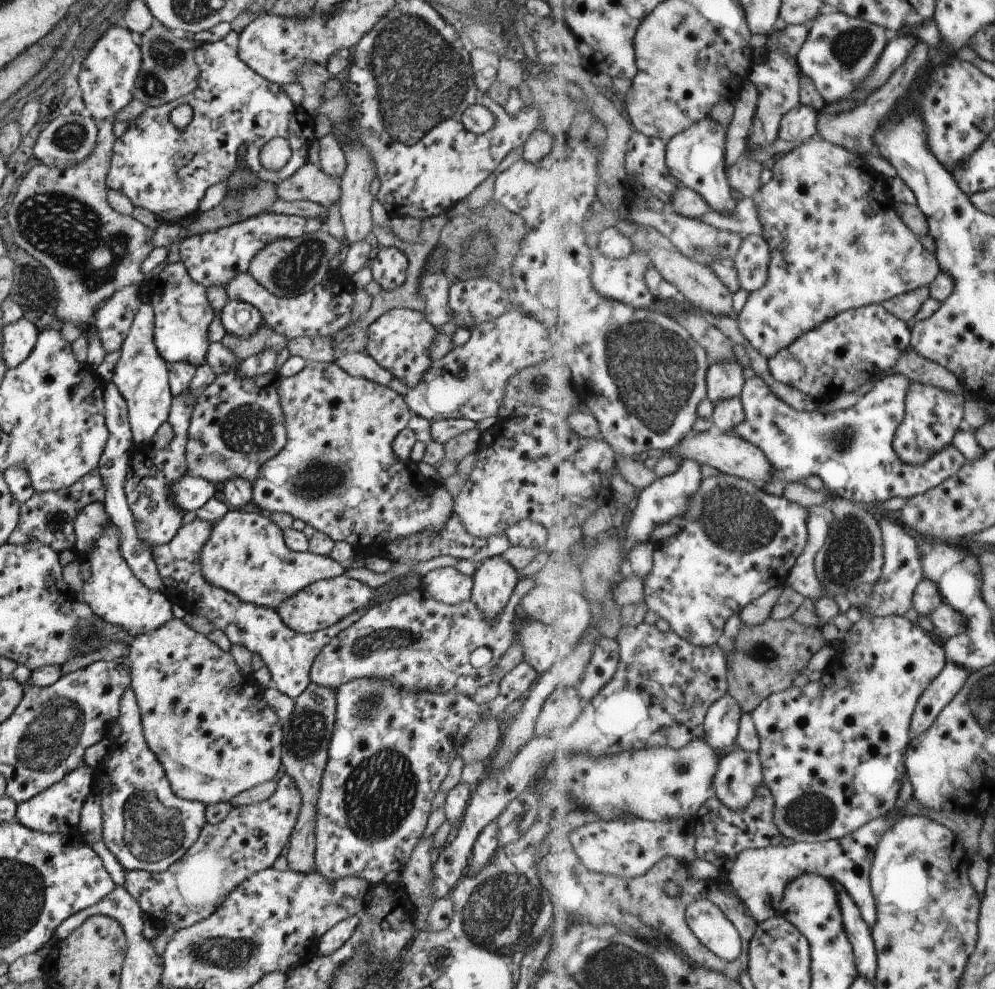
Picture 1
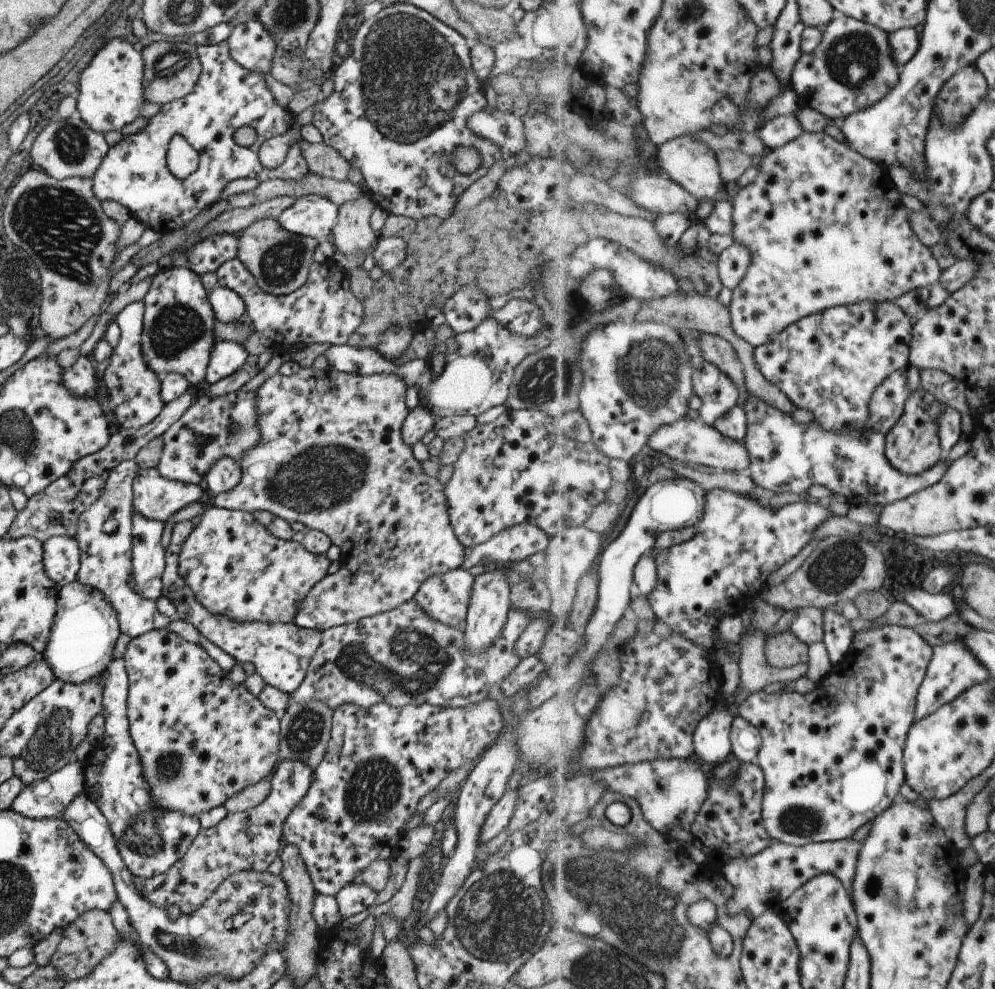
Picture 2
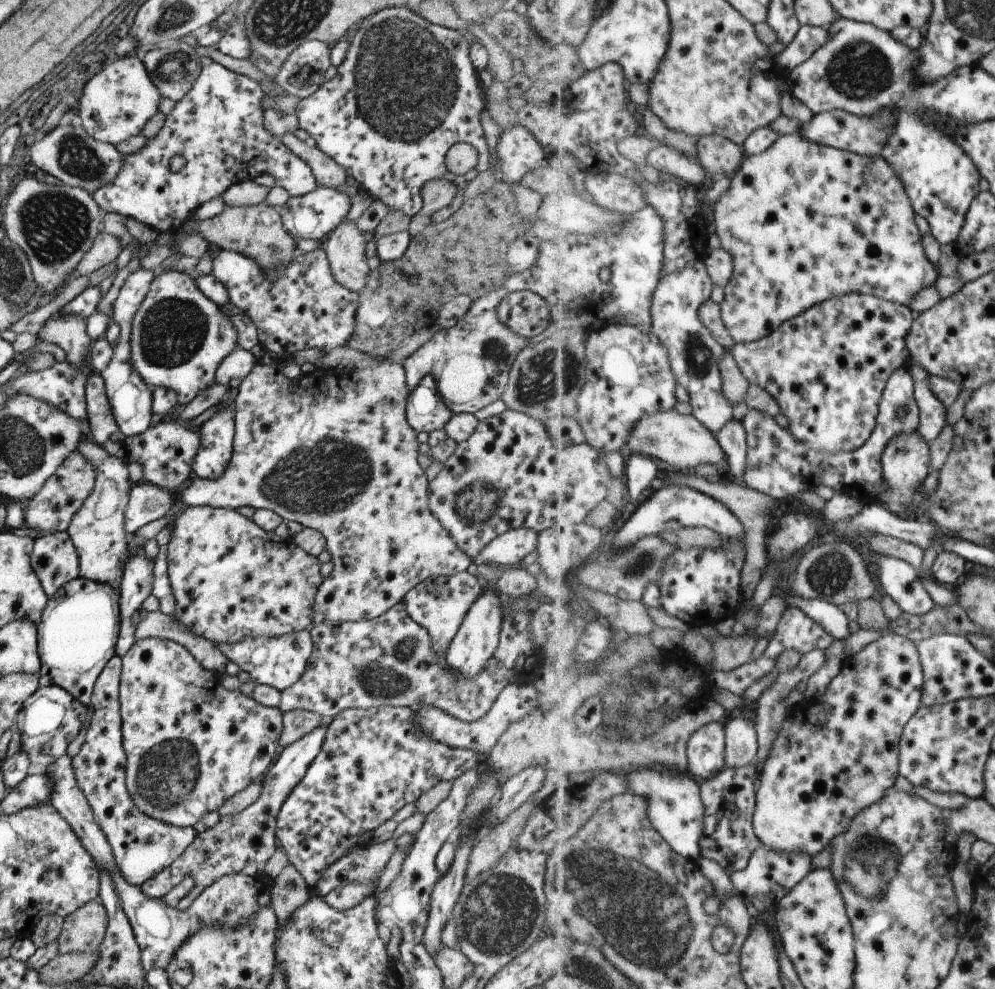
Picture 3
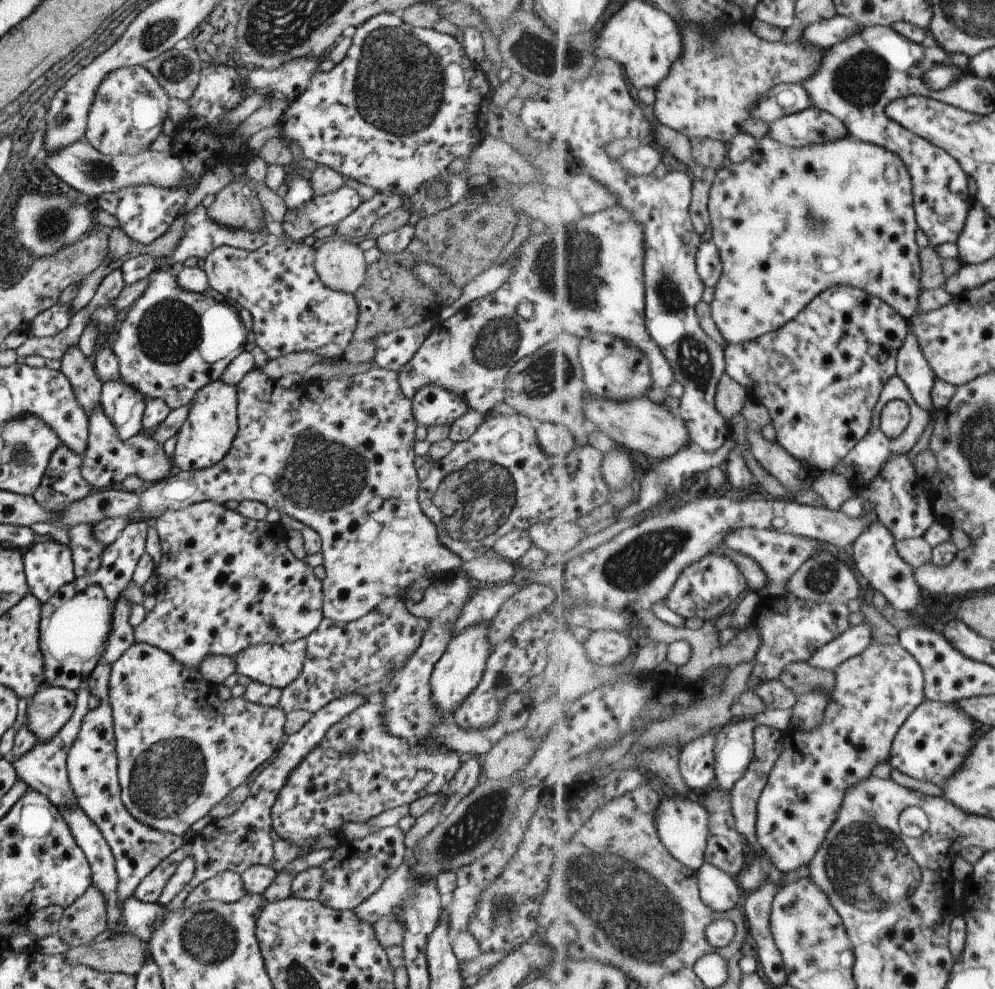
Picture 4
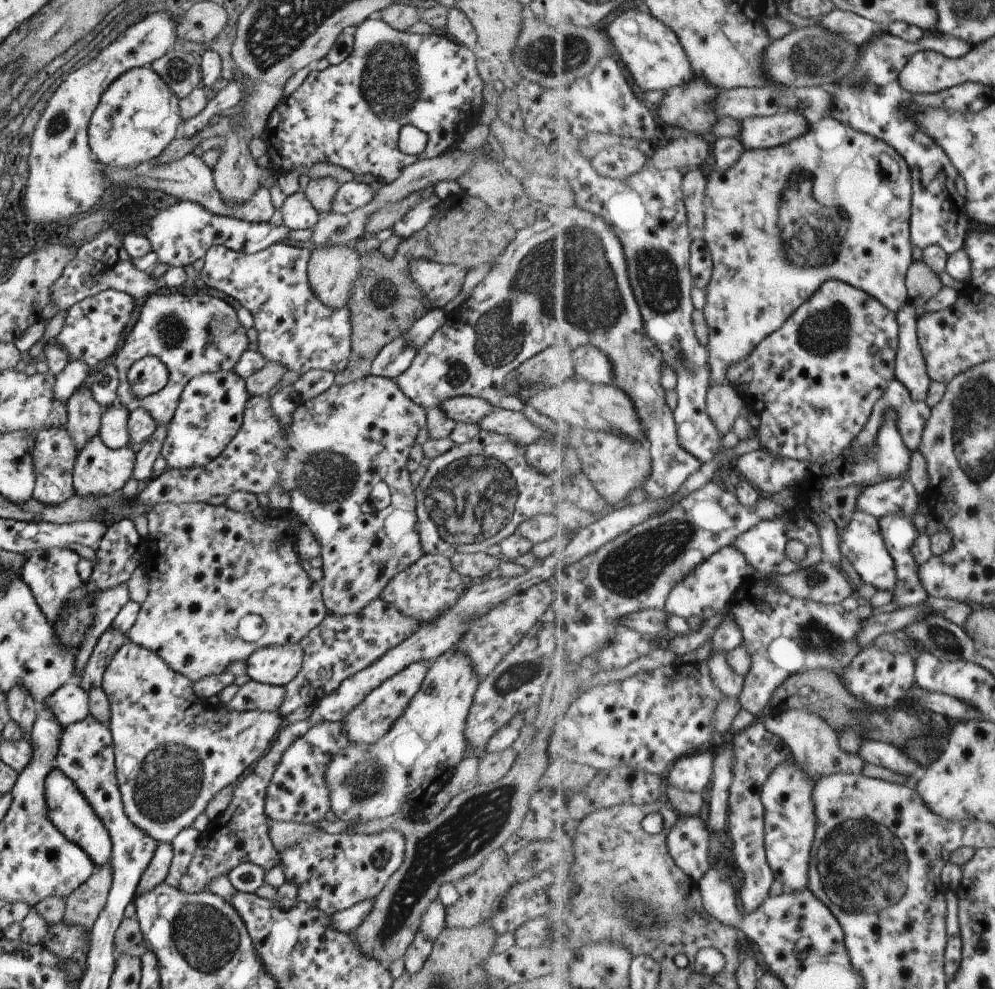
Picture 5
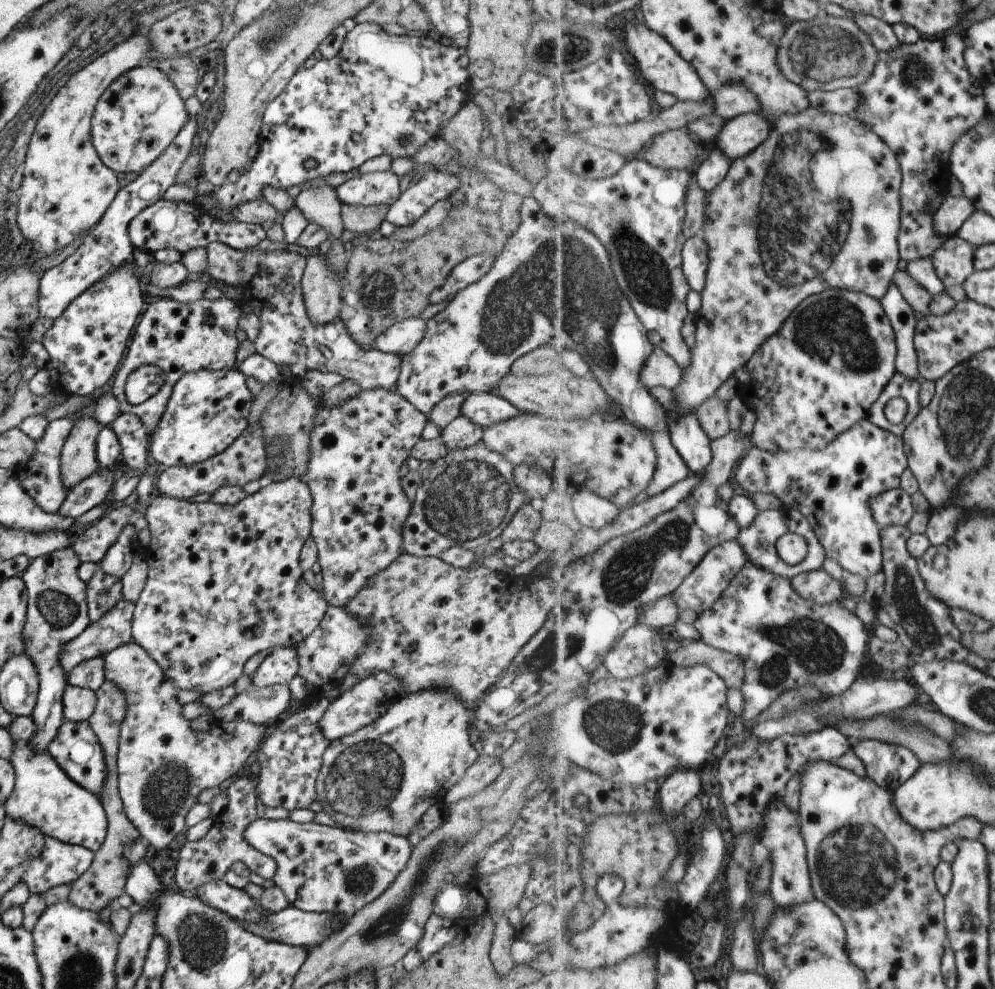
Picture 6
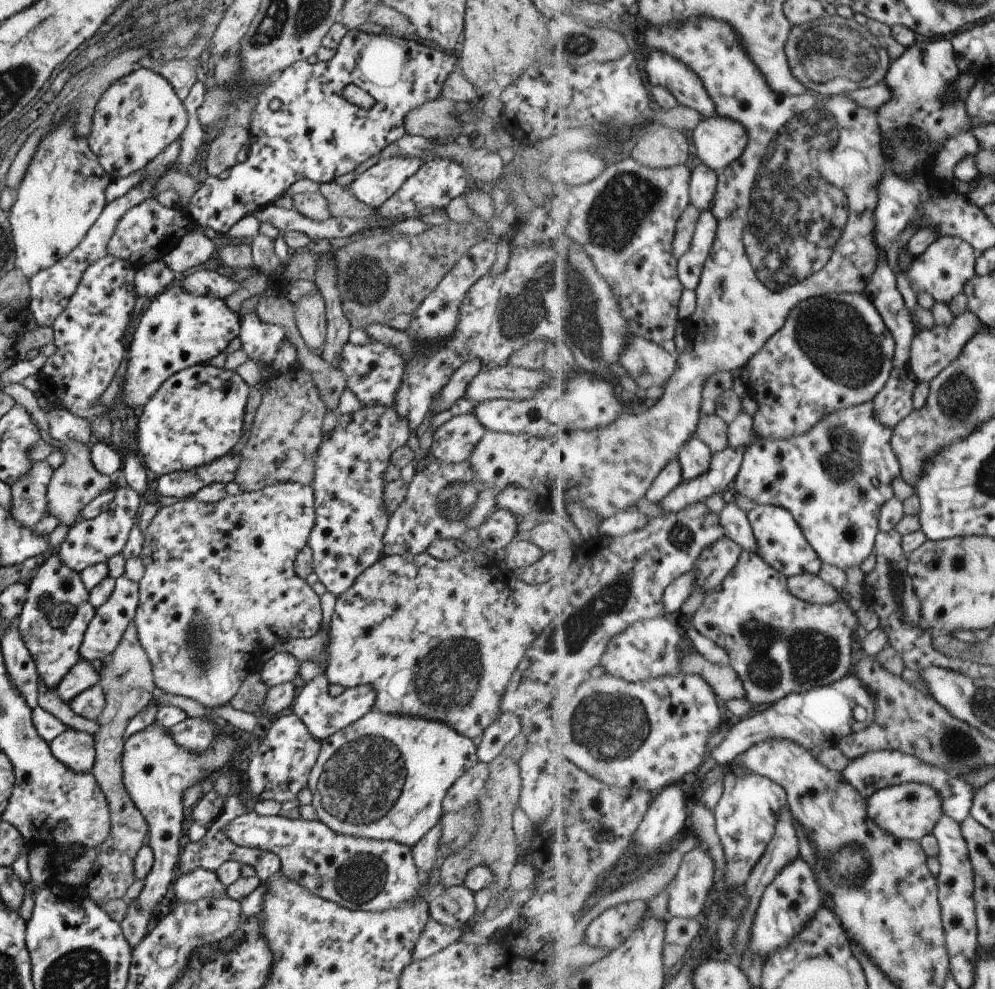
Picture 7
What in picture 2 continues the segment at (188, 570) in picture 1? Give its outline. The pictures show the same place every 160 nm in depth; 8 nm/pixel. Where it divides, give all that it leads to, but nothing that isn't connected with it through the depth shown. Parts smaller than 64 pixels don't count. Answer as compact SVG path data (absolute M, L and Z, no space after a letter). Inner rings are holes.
M177 521L172 527L169 544L164 549L164 569L160 578L161 597L169 599L175 605L178 618L194 626L209 642L230 655L237 663L249 663L265 685L284 694L291 694L301 684L301 680L304 680L311 656L319 646L322 631L300 629L291 622L237 622L223 615L211 614L196 601L193 591L178 575L178 556L194 525L195 522L192 521Z

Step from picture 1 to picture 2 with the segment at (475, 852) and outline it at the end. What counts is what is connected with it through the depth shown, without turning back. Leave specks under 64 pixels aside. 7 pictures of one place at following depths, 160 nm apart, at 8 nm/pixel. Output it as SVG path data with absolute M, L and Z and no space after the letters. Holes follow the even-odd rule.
M505 791L502 797L487 813L479 832L479 844L488 843L496 834L503 831L511 818L516 801L515 791Z

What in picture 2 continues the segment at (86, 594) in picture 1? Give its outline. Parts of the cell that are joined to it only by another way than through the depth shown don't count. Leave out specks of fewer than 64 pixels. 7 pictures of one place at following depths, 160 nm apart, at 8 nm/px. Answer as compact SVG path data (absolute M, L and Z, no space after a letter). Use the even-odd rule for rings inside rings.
M130 461L120 462L110 470L105 484L100 492L99 498L78 518L76 535L74 539L80 550L80 565L76 574L76 580L81 584L87 584L95 590L99 590L102 599L109 603L115 610L118 620L118 631L130 639L145 634L150 630L165 629L172 623L172 618L167 618L157 610L156 602L153 599L144 599L135 589L131 568L131 513L132 513L132 482L134 476L139 473L137 463ZM109 522L111 530L105 530L105 524Z

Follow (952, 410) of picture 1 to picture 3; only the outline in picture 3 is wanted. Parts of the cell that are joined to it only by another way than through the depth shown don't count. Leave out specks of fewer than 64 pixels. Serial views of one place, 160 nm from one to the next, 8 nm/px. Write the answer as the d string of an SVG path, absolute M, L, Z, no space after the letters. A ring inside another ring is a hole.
M918 430L910 433L901 433L892 438L883 452L882 463L884 468L884 484L886 488L880 495L879 504L883 504L893 514L906 518L905 504L916 500L921 482L929 476L932 470L932 452L928 441Z

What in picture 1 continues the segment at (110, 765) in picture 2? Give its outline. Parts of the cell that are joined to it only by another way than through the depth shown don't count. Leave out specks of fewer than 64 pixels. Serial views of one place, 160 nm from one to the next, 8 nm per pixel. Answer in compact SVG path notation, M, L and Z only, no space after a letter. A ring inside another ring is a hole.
M127 689L119 701L118 718L121 726L119 736L111 741L106 756L101 763L93 768L91 792L97 794L102 818L102 841L106 849L117 859L126 871L147 871L160 873L167 870L197 840L203 828L205 805L199 801L187 802L173 796L173 804L165 806L161 798L155 794L155 788L165 788L165 773L157 757L146 745L140 712L131 689Z

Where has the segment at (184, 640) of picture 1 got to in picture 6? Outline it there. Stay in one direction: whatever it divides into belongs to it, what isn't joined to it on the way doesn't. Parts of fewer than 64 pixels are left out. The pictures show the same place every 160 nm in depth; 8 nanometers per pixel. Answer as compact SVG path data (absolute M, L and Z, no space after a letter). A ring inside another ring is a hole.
M127 642L110 650L103 658L105 681L112 682L126 700L123 718L118 730L116 752L116 785L129 822L137 829L138 836L151 850L151 858L159 876L167 872L163 865L169 844L183 830L184 818L189 809L198 802L198 794L204 790L219 787L239 768L245 760L259 748L265 735L265 725L247 721L220 722L213 720L206 731L196 731L181 715L181 705L177 698L178 688L167 678L159 665L144 650L133 642Z

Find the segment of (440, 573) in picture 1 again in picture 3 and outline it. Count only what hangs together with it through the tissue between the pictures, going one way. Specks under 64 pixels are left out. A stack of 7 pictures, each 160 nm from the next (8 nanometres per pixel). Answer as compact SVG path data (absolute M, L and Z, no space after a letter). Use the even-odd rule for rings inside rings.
M461 571L452 575L428 578L416 584L405 593L401 602L404 604L407 616L428 632L432 651L444 654L465 613L479 593L481 588L475 577L466 571Z

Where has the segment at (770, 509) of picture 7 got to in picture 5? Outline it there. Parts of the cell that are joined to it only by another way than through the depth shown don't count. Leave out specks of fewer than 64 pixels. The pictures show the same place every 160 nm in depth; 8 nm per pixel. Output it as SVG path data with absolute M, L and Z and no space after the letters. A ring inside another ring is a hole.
M811 517L806 520L804 526L797 523L786 523L781 519L774 521L761 521L757 526L741 534L734 544L745 555L747 562L763 574L788 575L798 570L807 569L818 565L825 560L825 552L822 545L822 534L819 527ZM791 541L799 541L807 547L805 560L794 561L788 557L787 547Z

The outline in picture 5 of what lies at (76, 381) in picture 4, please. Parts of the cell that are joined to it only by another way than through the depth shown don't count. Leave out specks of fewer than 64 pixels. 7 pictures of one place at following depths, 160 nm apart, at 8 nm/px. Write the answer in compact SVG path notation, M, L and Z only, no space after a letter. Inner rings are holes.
M83 386L69 395L65 405L68 416L65 431L74 442L76 452L79 452L85 442L98 434L103 408L92 397L89 387Z

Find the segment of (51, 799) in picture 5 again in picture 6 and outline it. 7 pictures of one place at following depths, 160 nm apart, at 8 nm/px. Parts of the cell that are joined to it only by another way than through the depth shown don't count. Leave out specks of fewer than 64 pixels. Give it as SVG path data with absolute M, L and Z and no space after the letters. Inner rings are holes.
M28 742L14 743L9 762L14 768L14 787L3 804L5 817L23 819L28 825L39 829L40 833L44 835L67 844L84 846L87 850L91 850L92 853L99 850L106 835L107 821L103 807L94 794L73 782L59 768L58 763L49 753L32 751L28 747Z

